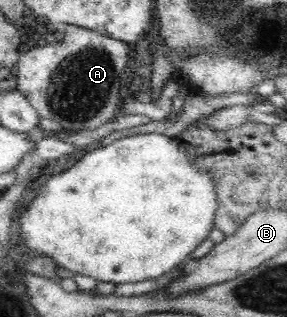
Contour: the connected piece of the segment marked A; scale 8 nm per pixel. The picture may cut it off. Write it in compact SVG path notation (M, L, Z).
M75 25L61 27L58 34L47 34L37 48L25 48L17 66L17 91L23 93L39 116L59 122L68 132L95 130L115 117L120 105L121 76L128 66L128 44Z

